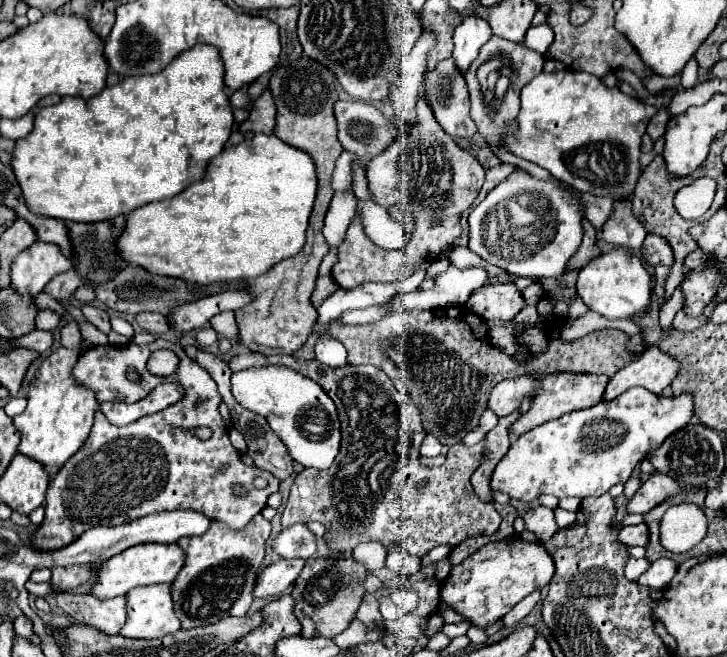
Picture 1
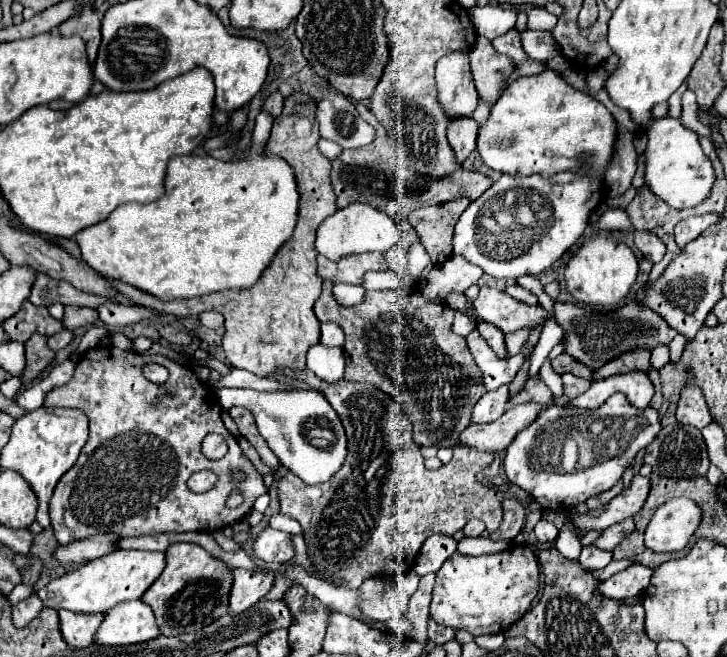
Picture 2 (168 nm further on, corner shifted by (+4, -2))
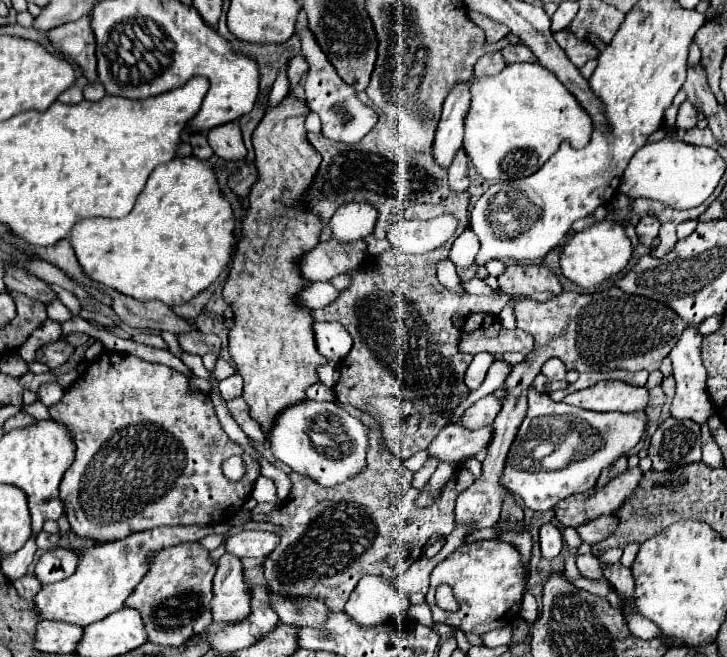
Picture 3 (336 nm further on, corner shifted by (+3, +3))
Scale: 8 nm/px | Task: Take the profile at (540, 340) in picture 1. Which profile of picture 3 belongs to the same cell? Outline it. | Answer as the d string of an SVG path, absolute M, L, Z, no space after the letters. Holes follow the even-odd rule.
M599 381L593 387L565 395L565 403L589 411L643 411L647 407L647 389L625 381Z

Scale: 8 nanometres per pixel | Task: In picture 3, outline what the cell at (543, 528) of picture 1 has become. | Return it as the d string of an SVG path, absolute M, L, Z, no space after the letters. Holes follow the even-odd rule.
M545 523L539 529L539 545L541 545L541 555L545 559L557 557L563 547L563 535L561 535L559 527L555 527L553 523Z

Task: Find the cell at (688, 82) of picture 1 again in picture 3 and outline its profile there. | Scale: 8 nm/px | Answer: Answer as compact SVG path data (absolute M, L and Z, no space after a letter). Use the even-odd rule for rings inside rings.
M683 101L679 107L679 113L677 113L677 127L691 129L695 125L697 125L697 109L689 101Z

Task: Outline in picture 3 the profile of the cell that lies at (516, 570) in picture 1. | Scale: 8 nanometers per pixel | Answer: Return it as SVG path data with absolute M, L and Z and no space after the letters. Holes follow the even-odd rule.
M475 541L471 545L463 545L455 553L451 553L445 561L441 561L431 573L431 587L427 593L427 605L431 607L435 623L447 623L459 627L465 633L483 635L487 631L511 625L519 611L527 585L527 567L523 565L521 553L515 545L505 541ZM447 583L453 589L453 595L459 603L457 611L443 611L435 603L437 585Z

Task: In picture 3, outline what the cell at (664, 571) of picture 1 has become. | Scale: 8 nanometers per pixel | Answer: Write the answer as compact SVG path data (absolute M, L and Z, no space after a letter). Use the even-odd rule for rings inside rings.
M579 577L577 581L571 581L571 583L577 585L579 589L585 589L585 591L593 593L593 595L599 595L599 597L607 597L613 591L613 585L605 577L603 579L595 579L595 581L585 579L585 577Z

